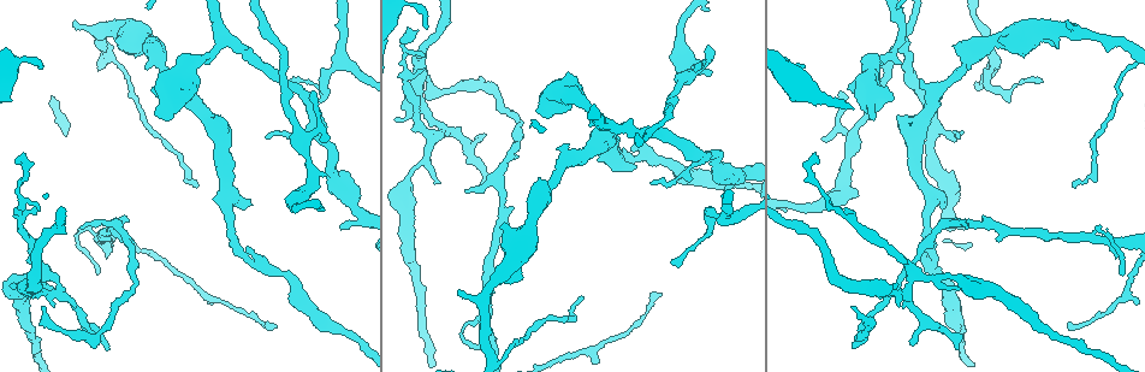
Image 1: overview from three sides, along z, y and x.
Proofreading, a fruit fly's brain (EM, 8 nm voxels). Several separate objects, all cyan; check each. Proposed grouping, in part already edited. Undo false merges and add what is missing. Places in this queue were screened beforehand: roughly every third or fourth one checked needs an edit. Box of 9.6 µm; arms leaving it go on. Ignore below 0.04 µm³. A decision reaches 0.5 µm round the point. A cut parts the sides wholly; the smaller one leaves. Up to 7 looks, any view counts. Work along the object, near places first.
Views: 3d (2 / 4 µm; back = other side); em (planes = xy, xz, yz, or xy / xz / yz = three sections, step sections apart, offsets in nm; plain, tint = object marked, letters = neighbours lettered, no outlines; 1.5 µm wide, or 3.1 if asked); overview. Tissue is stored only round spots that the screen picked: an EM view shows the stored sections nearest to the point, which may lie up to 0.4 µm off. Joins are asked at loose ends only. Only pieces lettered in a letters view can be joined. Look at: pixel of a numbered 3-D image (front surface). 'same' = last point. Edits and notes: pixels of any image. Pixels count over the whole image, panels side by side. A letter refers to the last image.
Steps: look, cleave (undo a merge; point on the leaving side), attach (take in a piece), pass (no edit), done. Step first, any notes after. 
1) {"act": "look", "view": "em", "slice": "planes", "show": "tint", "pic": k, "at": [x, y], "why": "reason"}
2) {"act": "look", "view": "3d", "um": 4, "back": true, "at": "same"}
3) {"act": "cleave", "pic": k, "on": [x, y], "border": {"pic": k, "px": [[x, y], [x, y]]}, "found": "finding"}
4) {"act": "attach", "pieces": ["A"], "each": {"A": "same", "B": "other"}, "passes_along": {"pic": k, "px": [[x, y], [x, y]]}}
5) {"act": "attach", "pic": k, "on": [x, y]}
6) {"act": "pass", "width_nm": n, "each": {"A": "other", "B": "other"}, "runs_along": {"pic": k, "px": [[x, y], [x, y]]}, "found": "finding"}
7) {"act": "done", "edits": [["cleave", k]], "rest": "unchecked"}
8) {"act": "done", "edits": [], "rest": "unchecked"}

{"act": "look", "view": "3d", "um": 2, "pic": 1, "at": [405, 42], "why": "branch stops here"}

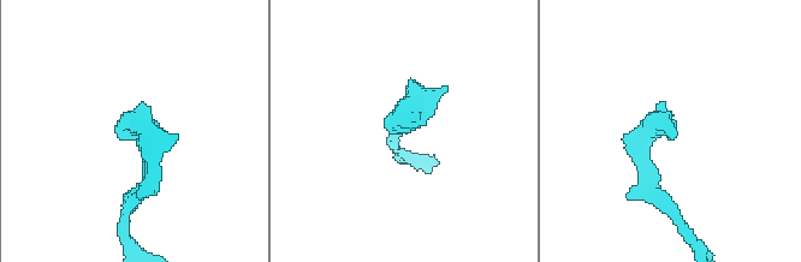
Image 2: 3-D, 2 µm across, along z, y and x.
{"act": "look", "view": "em", "slice": "planes", "show": "letters", "pic": 2, "at": [389, 129], "why": "now the EM"}

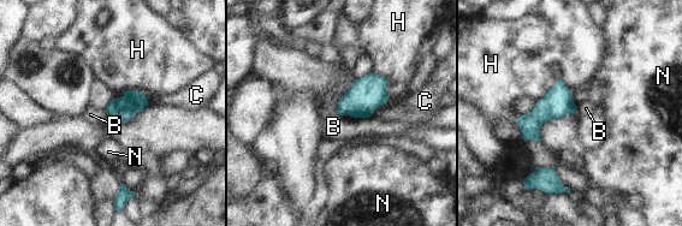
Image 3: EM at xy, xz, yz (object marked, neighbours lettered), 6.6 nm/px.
{"act": "pass", "each": {"B": "other", "C": "other", "H": "other", "N": "other"}, "border": {"pic": 3, "px": [[105, 108], [108, 117]]}, "found": "no lettered piece goes on from it"}

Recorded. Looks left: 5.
{"act": "look", "view": "em", "slice": "xz", "step": 4, "show": "letters", "pic": 1, "at": [670, 262], "why": "tapers out"}

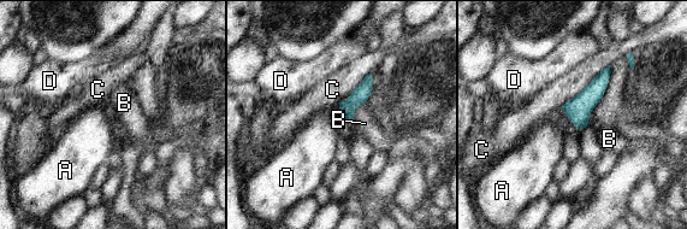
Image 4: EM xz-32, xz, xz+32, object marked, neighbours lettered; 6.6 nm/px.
{"act": "pass", "each": {"A": "other", "B": "other", "C": "other", "D": "other"}, "runs_along": {"pic": 4, "px": [[368, 78], [347, 107], [347, 117]]}, "found": "no lettered piece goes on from it"}

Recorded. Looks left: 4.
{"act": "look", "view": "3d", "um": 2, "pic": 1, "at": [109, 349], "why": "free end"}

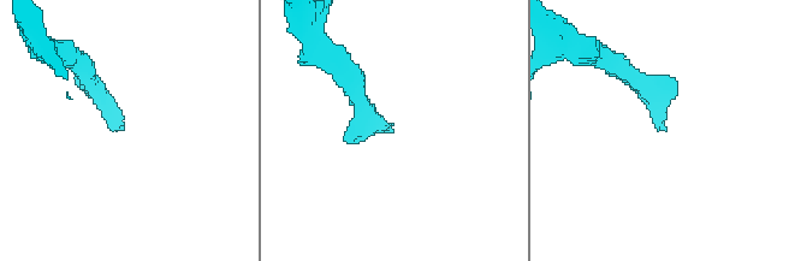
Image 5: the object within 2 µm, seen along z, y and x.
{"act": "look", "view": "em", "slice": "planes", "show": "letters", "pic": 5, "at": [122, 129], "why": "now the EM"}

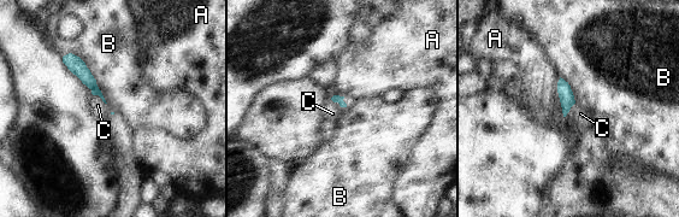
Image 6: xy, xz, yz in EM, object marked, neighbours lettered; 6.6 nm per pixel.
{"act": "pass", "each": {"A": "other", "B": "other", "C": "other"}, "found": "none of them fits"}

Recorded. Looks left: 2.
{"act": "done", "edits": [], "rest": "unchecked"}

